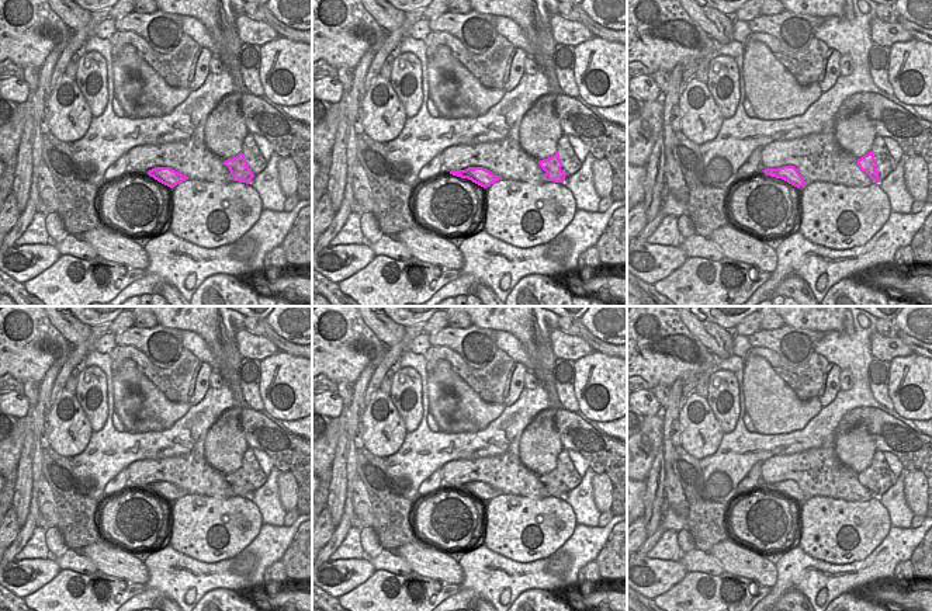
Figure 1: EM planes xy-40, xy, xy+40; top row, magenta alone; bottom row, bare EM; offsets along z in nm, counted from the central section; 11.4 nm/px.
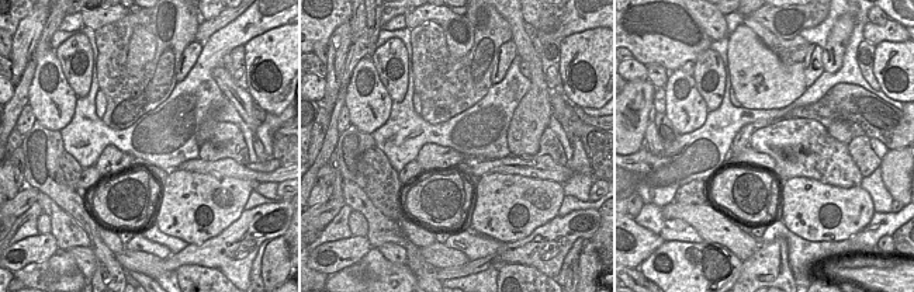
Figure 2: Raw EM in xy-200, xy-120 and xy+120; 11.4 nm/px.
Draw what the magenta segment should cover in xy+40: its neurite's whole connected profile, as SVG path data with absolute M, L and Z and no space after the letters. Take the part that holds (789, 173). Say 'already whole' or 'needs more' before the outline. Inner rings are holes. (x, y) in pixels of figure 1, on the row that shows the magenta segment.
already whole; M794 166L765 169L763 173L770 177L782 178L797 188L805 185L803 176L798 173L798 170Z

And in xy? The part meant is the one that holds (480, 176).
already whole; M468 167L460 171L451 170L450 174L461 177L461 178L468 178L484 188L502 180L499 176L495 176L493 173L491 173L489 170L484 167Z

